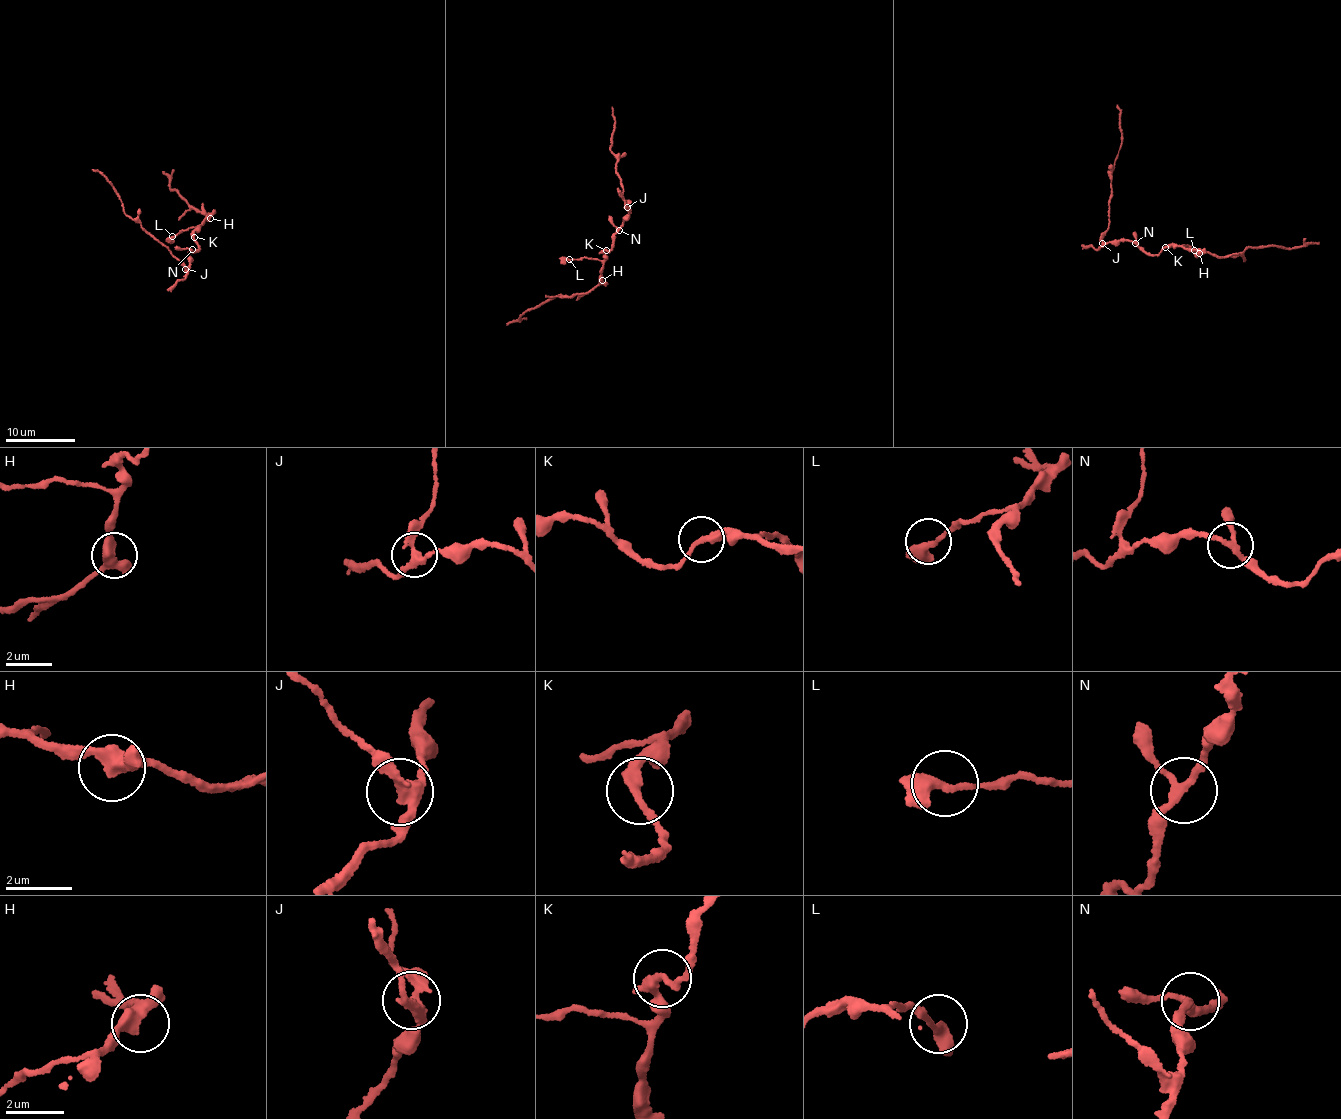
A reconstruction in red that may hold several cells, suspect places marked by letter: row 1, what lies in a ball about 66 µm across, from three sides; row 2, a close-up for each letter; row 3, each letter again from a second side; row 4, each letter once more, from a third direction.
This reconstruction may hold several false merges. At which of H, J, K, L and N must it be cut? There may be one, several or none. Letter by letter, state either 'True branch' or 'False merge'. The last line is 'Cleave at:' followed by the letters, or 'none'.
H: True branch
J: False merge
K: True branch
L: True branch
N: True branch
Cleave at: J

